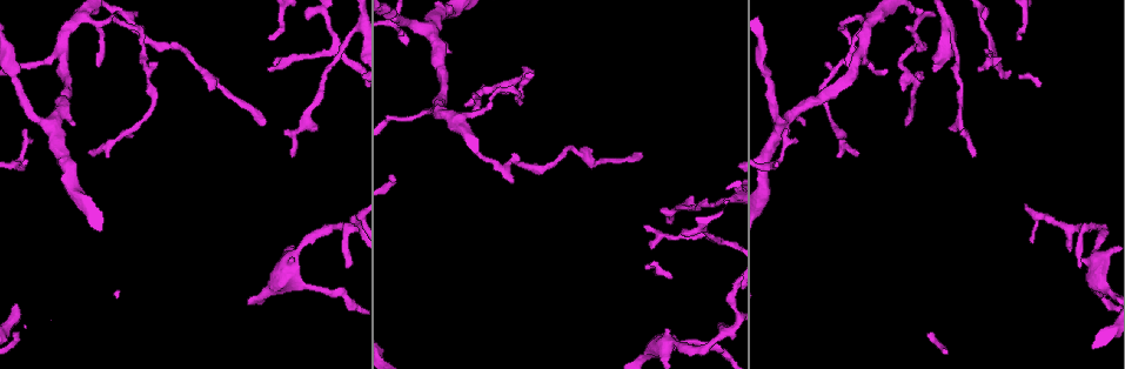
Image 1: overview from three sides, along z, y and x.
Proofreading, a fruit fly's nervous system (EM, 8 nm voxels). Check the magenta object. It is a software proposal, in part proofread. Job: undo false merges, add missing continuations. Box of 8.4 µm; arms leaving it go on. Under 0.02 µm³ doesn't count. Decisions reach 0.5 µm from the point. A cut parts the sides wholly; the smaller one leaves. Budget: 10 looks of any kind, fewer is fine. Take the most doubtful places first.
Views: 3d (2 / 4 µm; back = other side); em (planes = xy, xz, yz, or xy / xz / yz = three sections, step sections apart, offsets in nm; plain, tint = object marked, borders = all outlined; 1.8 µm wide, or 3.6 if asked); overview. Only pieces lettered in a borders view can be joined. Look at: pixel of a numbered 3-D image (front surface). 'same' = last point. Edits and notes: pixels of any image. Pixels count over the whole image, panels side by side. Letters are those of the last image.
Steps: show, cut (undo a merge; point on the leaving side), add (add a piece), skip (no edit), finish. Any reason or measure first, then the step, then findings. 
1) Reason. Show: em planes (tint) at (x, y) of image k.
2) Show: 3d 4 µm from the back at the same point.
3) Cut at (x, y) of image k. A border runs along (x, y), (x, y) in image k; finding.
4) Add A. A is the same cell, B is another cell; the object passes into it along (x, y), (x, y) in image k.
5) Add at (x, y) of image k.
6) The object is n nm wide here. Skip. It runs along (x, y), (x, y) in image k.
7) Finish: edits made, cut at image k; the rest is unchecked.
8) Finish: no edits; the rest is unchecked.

Thin end. Show: 3d 2 µm at (1081, 268) of image 1.

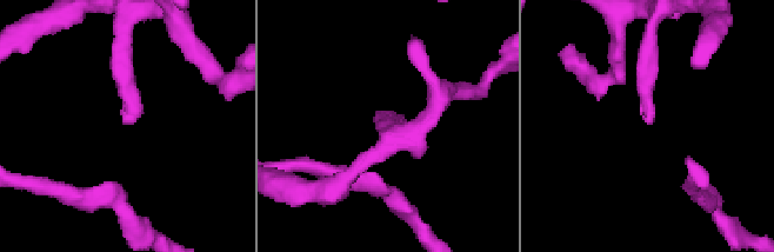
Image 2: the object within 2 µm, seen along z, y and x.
Now the EM. Show: em xy step 4 (borders) at (128, 124) of image 2.

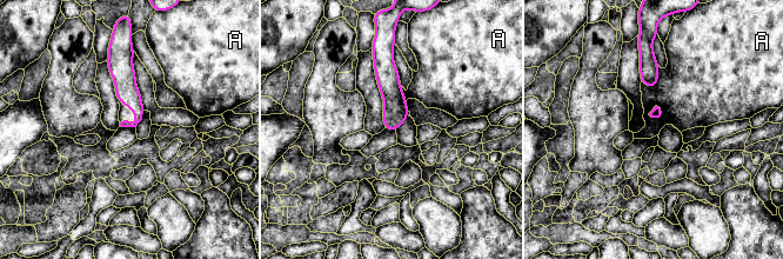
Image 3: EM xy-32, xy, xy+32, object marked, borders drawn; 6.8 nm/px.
Show: em planes (borders) at the same point.

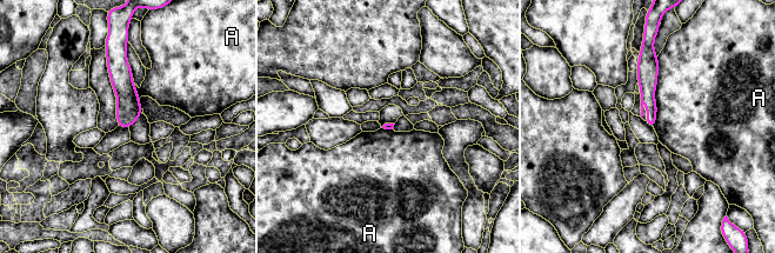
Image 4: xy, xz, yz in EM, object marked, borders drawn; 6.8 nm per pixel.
Skip. A is another cell; it runs along (119, 55), (126, 125) in image 4; none of them fits.

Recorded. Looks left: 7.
Long arm stops here. Show: 3d 2 µm at (641, 156) of image 1.

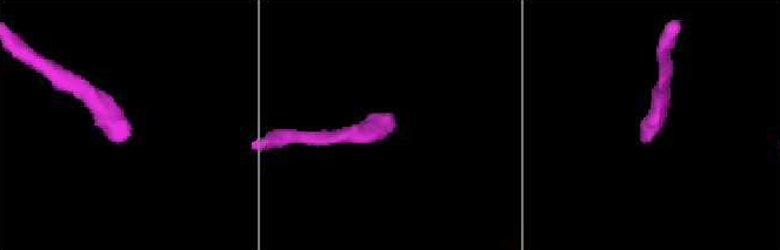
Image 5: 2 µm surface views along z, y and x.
Need the tissue. Show: em planes (plain) at (391, 119) of image 5.

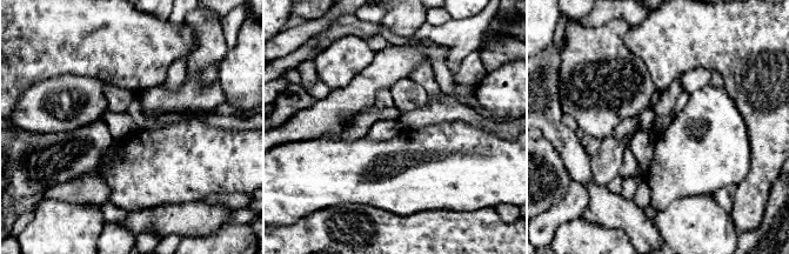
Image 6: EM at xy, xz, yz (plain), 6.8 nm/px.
What lies round it. Show: em planes (borders) at the same point.

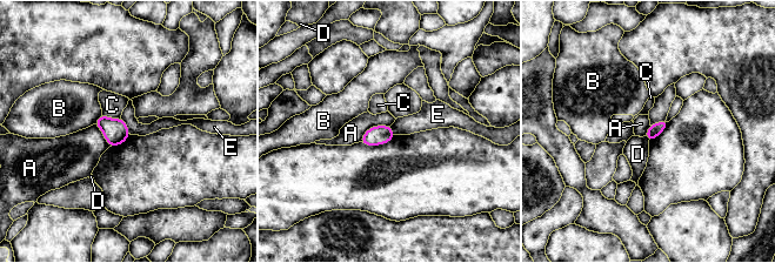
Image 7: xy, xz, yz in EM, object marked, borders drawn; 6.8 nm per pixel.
Skip. A, B, C, D and E are other cells; a border runs along (120, 117), (131, 134) in image 7; none of them fits.

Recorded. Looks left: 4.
Branch stops here. Show: 3d 2 µm at (290, 154) of image 1.

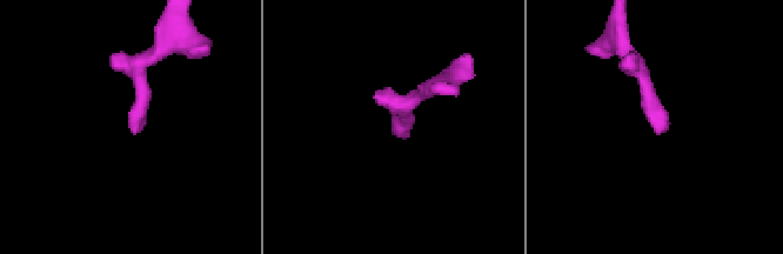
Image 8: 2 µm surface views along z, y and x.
Shape alone is not enough. Show: em yz step 4 (borders) at (661, 127) of image 8.

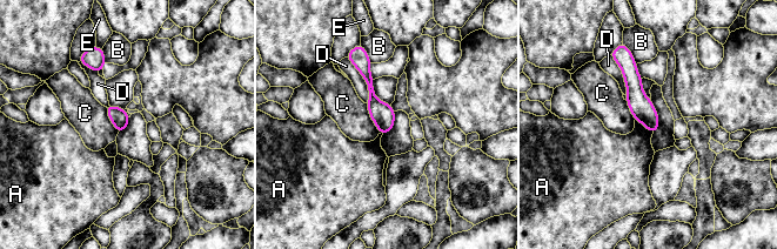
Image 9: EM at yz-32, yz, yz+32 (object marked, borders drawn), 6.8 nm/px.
The object is 120 nm wide here; the longest contact is with D, 340 nm. Skip. A, B, C, D and E are other cells; none of them fits.

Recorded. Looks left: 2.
Abrupt turn. Show: 3d 2 µm at (352, 30) of image 1.

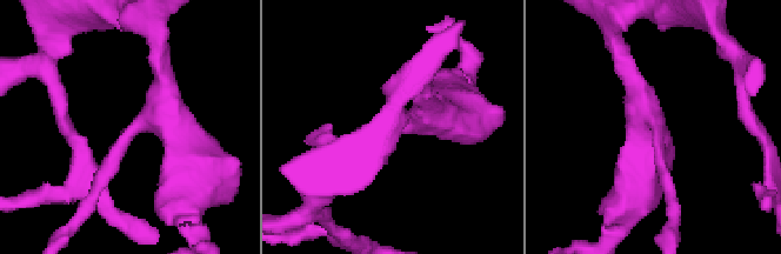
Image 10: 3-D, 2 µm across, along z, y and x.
Now the EM. Show: em planes (borders) at (657, 132) of image 10.

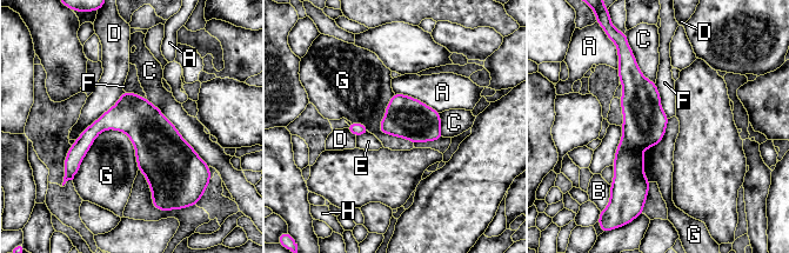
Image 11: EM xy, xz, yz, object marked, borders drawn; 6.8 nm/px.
The object is 280 nm wide here. Skip. A, B, C, D, E, F, G and H are other cells; it runs along (632, 65), (634, 184), (641, 198) in image 11; all the same cell.

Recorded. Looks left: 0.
Finish: no edits; the rest is unchecked.

